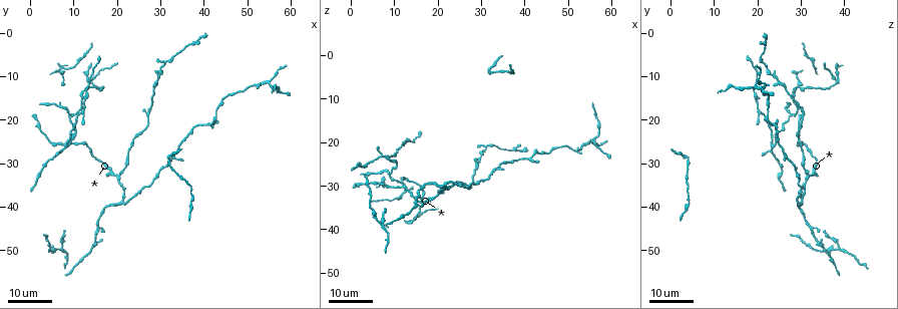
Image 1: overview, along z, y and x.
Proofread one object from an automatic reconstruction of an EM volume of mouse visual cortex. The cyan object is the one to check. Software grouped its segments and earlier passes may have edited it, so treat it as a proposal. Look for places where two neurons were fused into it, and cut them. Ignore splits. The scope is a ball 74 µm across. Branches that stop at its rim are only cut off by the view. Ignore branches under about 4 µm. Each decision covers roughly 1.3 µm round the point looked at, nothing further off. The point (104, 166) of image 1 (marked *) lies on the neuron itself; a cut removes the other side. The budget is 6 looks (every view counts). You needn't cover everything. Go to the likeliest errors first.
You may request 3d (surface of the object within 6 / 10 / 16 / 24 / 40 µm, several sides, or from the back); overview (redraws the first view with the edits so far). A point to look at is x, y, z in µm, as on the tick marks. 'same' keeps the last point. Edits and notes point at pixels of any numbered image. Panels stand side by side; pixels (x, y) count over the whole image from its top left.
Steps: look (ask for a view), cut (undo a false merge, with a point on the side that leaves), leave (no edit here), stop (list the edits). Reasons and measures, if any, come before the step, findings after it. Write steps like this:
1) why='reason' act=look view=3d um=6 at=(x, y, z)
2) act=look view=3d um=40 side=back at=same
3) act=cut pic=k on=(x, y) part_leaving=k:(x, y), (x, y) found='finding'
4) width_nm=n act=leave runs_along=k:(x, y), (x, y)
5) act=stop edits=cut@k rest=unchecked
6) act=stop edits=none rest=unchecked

why='two arms in line, one across' act=look view=3d um=16 at=(14.0, 10.5, 38.0)

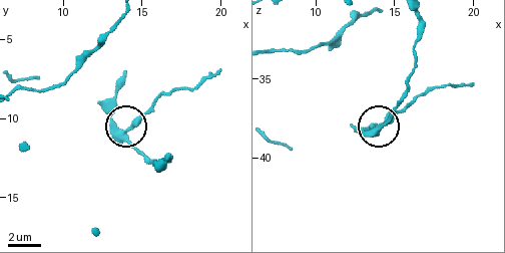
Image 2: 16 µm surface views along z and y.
act=look view=3d um=6 at=(13.8, 10.9, 38.3)

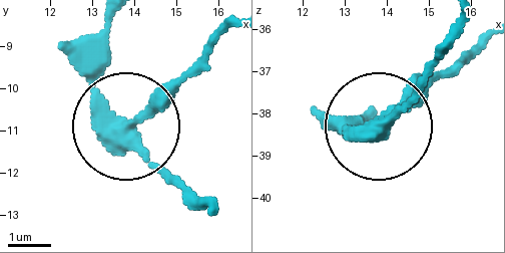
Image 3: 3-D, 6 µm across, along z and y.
arms=3 act=cut pic=3 on=(172, 90) part_leaving=3:(130, 119), (234, 26) found='a second neuron is stuck on'

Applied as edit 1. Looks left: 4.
act=look view=overview

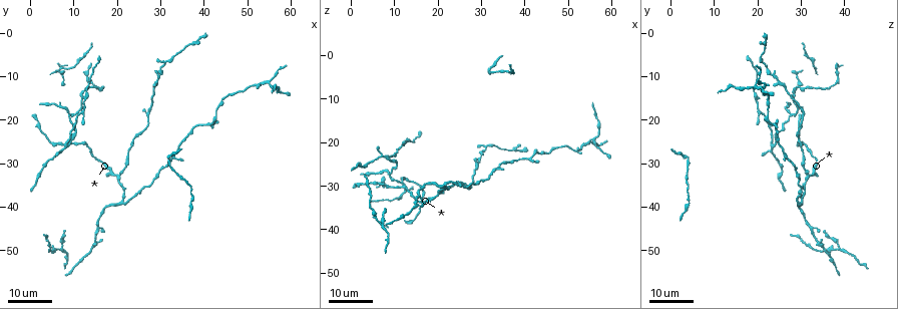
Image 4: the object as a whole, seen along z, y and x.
act=look view=3d um=24 at=(8.0, 25.0, 23.0)

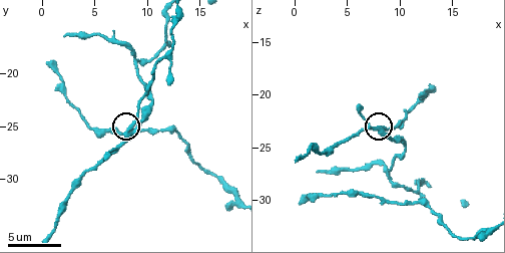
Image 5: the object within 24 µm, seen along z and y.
why='closer look' act=look view=3d um=10 at=same

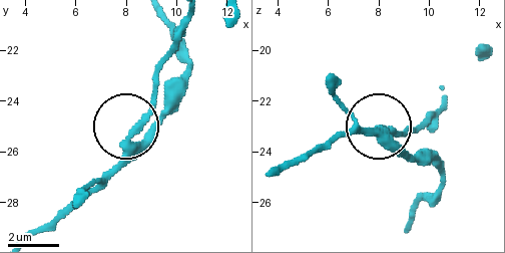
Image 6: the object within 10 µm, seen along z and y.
width_nm=320 act=leave found='one neuron here'

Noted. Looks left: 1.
act=stop edits=cut@3 rest=unchecked

